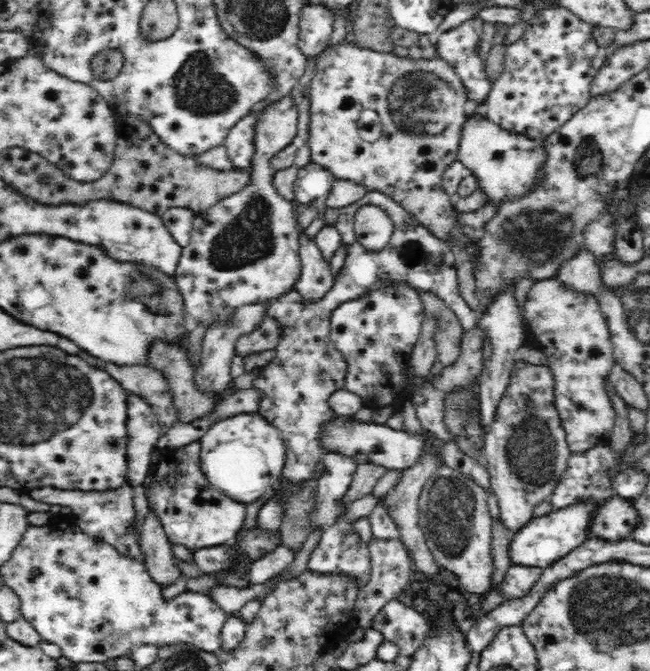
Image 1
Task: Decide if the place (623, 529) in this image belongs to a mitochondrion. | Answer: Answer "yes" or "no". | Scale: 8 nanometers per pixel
no

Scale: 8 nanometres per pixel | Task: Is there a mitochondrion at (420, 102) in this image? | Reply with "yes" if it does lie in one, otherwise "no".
yes

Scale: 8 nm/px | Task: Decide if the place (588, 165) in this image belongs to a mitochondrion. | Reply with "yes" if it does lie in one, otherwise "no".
yes

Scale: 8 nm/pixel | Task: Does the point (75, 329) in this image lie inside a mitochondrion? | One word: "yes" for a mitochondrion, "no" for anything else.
no

